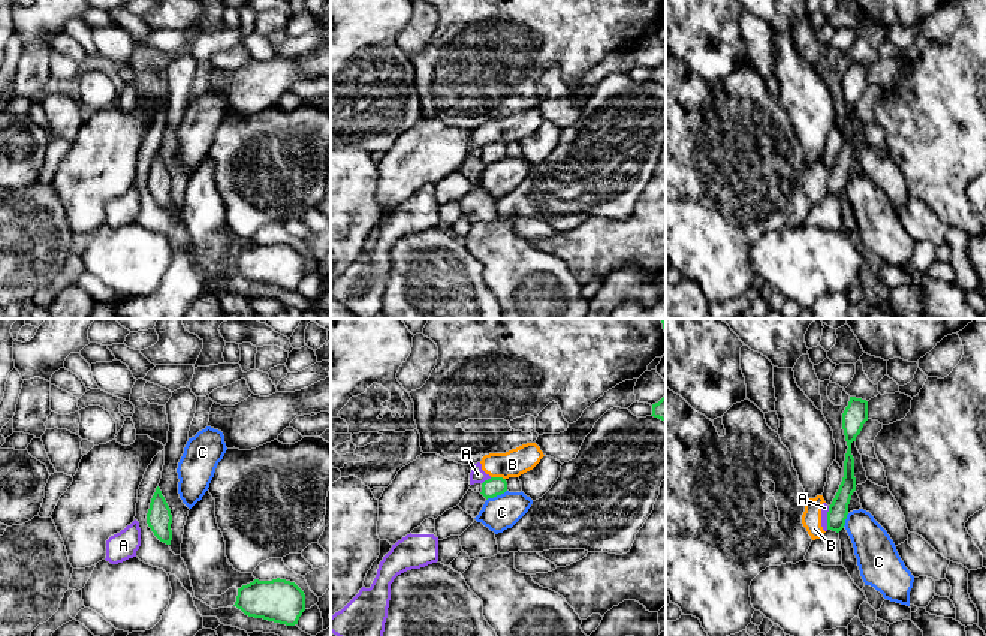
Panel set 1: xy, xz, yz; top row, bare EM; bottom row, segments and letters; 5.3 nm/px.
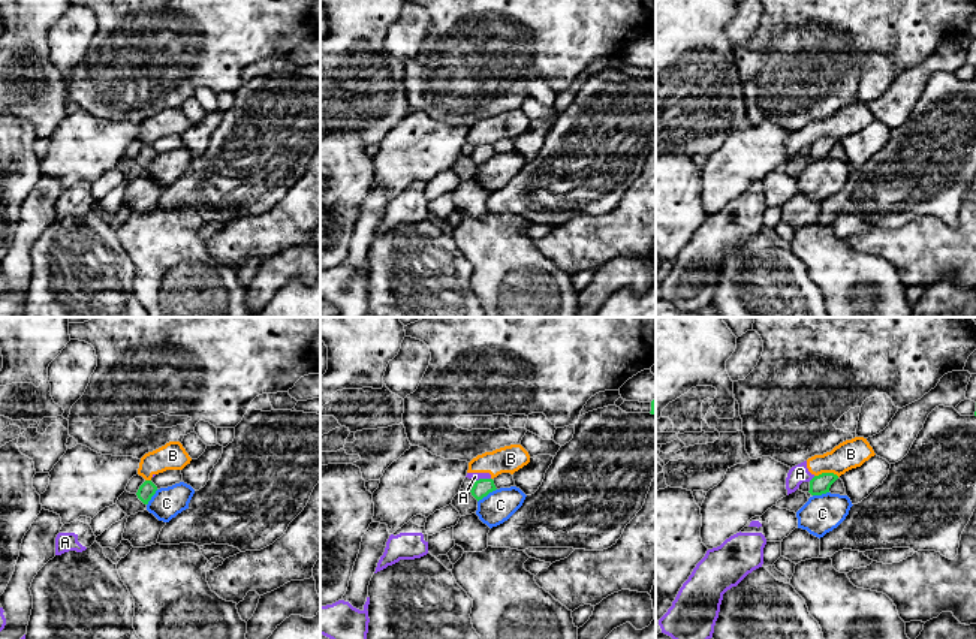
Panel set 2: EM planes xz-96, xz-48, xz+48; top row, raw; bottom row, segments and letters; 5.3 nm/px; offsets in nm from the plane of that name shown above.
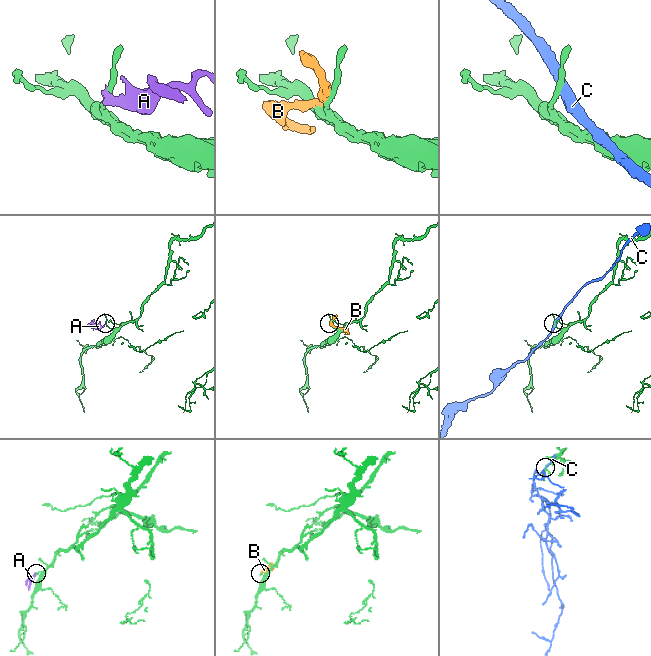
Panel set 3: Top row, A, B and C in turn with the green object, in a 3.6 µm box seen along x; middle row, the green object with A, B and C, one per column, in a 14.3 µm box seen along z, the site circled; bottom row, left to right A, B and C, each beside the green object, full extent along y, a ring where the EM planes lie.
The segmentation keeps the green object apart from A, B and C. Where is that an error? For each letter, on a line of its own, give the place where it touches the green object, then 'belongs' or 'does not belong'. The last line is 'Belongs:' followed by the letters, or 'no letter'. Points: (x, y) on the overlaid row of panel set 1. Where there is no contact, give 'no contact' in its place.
A: yz (828, 518) | does not belong
B: xz (498, 478) | does not belong
C: xz (495, 496) | does not belong
Belongs: no letter

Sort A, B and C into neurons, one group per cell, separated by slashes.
A B / C

